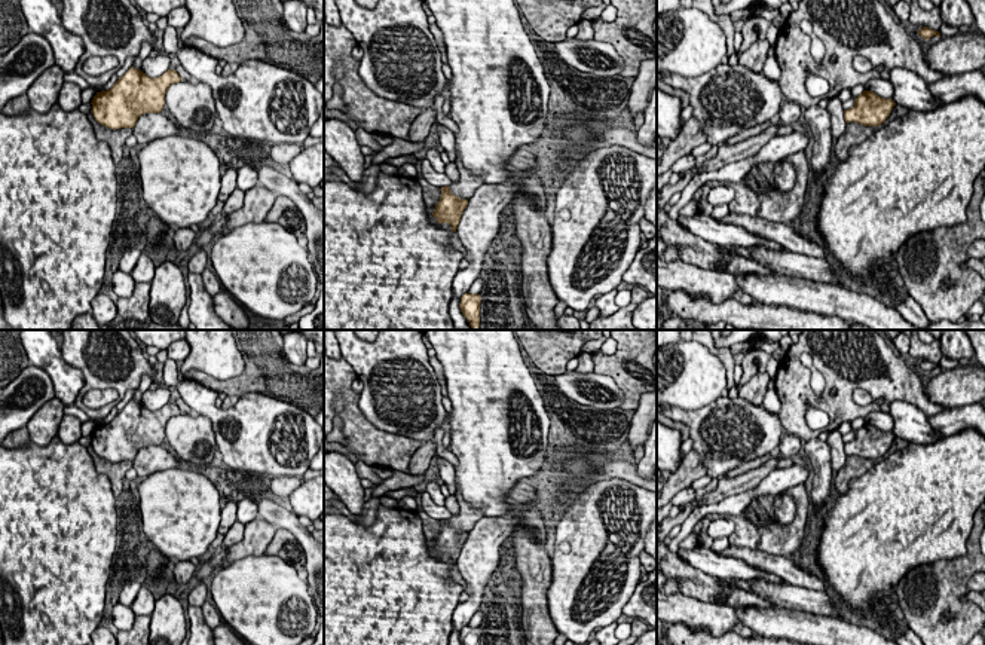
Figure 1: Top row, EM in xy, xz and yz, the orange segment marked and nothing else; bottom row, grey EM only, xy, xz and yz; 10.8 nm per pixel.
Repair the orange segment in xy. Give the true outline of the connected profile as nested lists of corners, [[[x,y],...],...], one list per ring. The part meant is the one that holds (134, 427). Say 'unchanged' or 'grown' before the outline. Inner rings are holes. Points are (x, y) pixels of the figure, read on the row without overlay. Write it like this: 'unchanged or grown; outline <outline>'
unchanged; outline [[[131,400],[108,424],[97,425],[91,446],[105,461],[134,461],[141,447],[160,446],[168,421],[181,413],[175,403],[152,412]]]

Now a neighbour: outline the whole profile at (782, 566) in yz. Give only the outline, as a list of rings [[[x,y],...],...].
[[[728,545],[725,550],[716,553],[721,556],[741,559],[749,566],[774,574],[790,586],[825,591],[825,580],[819,578],[814,572],[805,571],[801,563],[796,565],[792,557],[773,556],[765,551],[732,545]]]

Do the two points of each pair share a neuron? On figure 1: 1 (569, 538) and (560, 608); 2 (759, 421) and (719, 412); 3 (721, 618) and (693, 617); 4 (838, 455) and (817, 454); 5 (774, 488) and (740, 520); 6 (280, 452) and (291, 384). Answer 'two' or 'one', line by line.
1: one
2: one
3: one
4: two
5: two
6: two

